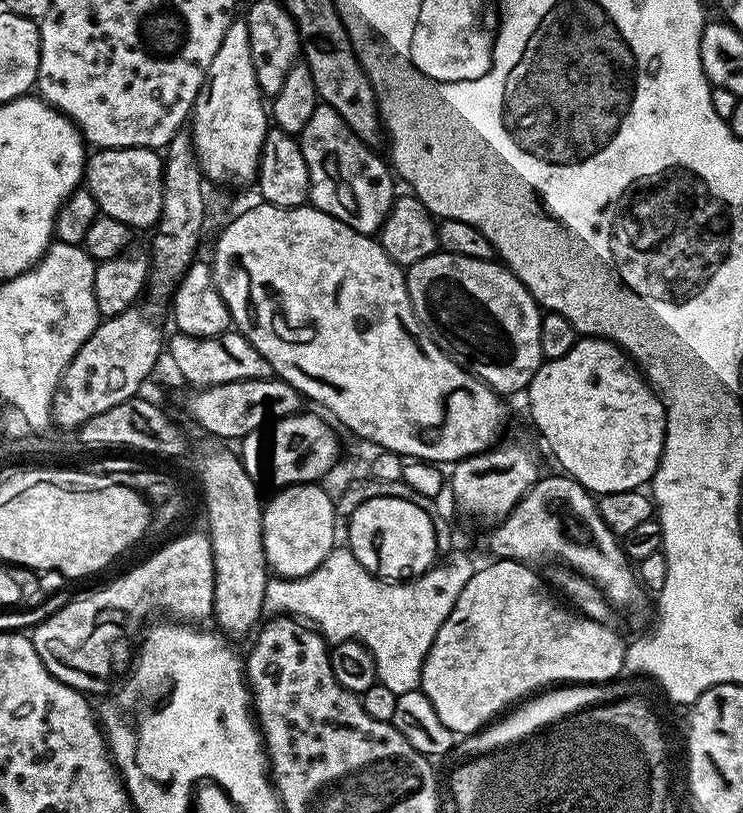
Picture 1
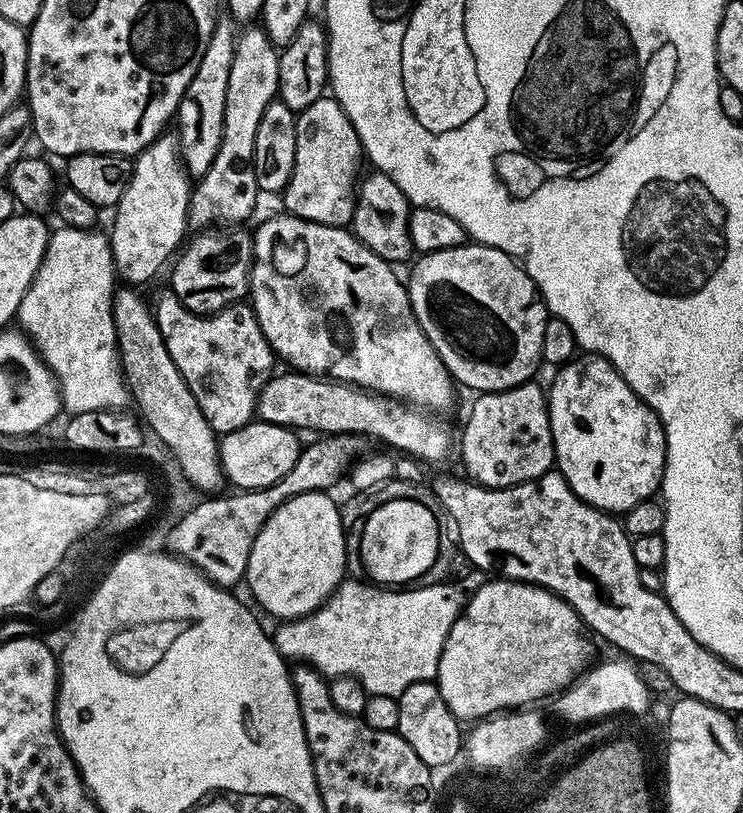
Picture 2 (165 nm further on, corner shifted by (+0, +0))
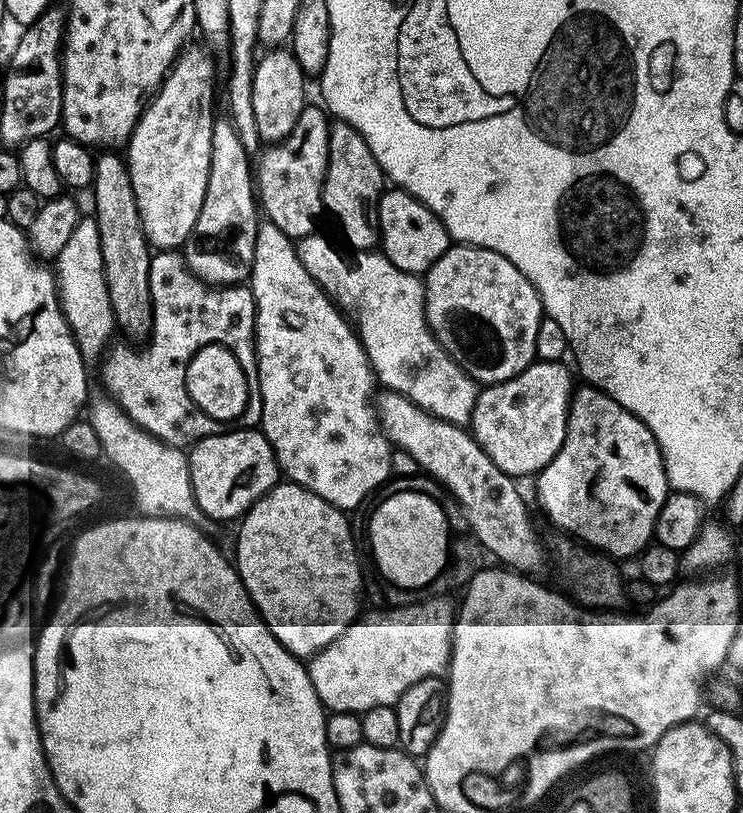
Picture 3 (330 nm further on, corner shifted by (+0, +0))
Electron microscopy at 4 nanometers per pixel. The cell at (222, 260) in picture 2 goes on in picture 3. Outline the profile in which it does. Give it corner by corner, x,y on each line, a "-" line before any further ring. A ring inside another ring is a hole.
213,119
210,154
206,198
202,198
202,210
198,210
198,222
194,222
194,230
182,245
182,255
188,263
188,269
205,284
240,286
252,275
258,227
258,196
254,191
254,168
250,163
250,155
242,146
230,119

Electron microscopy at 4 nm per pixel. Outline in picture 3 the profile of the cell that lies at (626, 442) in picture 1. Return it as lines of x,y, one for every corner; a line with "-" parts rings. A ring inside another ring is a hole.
591,386
577,387
568,406
568,433
558,454
535,477
536,496
544,512
569,537
609,558
639,557
656,531
658,510
670,491
664,456
654,434
637,416

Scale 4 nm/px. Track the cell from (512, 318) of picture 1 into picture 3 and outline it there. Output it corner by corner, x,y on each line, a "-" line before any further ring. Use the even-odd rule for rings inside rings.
457,243
449,246
446,254
434,262
423,273
424,313
436,341
448,351
448,357
476,381
477,385
487,386
514,378
526,370
536,360
534,341
538,339
538,326
542,319
540,295
535,286
507,260
489,248
477,248
474,244

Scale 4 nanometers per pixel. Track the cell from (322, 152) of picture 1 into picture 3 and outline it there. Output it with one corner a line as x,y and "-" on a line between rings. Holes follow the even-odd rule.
305,106
294,130
279,142
265,147
254,164
254,188
267,219
287,236
313,235
312,223
324,207
324,175
328,165
329,117
323,107

